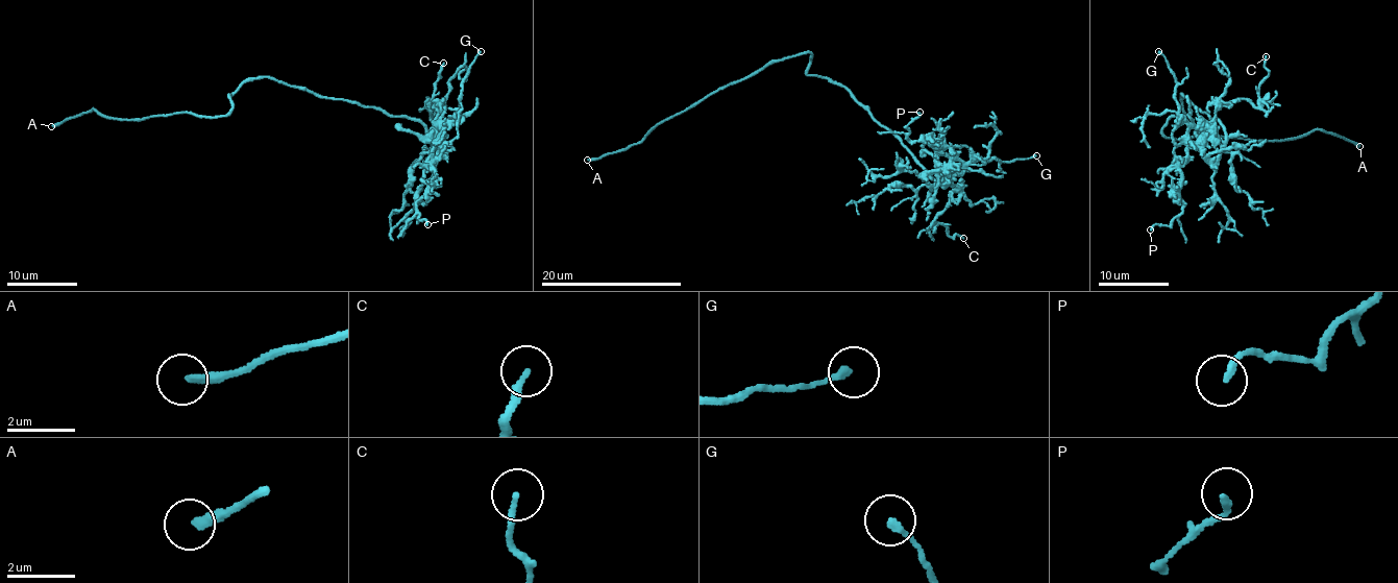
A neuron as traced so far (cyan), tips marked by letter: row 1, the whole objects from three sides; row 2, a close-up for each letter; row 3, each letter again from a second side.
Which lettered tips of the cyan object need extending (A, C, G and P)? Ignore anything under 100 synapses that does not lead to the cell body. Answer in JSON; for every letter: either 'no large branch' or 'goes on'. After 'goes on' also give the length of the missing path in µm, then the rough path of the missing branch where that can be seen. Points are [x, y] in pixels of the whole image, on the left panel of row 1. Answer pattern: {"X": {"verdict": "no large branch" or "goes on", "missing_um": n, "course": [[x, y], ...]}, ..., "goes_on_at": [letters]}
{"A": {"verdict": "goes on", "missing_um": 7, "course": [[51, 126], [28, 128], [16, 123], [11, 125]]}, "C": {"verdict": "no large branch"}, "G": {"verdict": "no large branch"}, "P": {"verdict": "no large branch"}, "goes_on_at": ["A"]}

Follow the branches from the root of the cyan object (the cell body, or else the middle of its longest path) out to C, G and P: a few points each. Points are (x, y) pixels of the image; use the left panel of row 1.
C: (261, 76), (409, 117), (433, 142), (438, 113), (430, 104), (443, 63)
G: (261, 76), (324, 97), (409, 117), (423, 125), (433, 142), (459, 113), (462, 79), (481, 51)
P: (261, 76), (378, 106), (423, 125), (439, 144), (434, 149), (433, 186), (416, 203), (418, 219), (427, 224)

